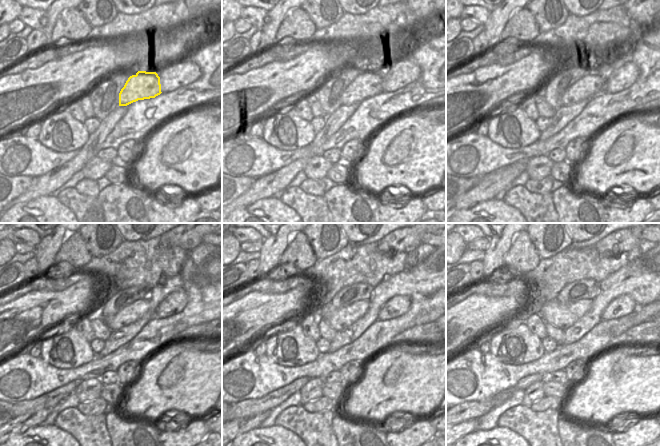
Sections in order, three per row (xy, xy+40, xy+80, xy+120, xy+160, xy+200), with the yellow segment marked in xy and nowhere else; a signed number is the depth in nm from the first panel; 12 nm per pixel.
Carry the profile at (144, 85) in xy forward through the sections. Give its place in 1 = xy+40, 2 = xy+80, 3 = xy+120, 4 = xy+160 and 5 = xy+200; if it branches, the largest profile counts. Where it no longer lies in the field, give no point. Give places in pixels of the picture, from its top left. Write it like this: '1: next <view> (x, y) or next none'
1: next xy+40 (364, 86)
2: next xy+80 (588, 86)
3: next xy+120 (134, 311)
4: next xy+160 (338, 318)
5: next xy+200 (563, 316)

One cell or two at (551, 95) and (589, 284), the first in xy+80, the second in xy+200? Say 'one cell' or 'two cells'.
one cell

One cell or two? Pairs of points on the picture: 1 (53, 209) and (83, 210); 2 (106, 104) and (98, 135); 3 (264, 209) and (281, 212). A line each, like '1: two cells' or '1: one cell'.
1: two cells
2: two cells
3: one cell

